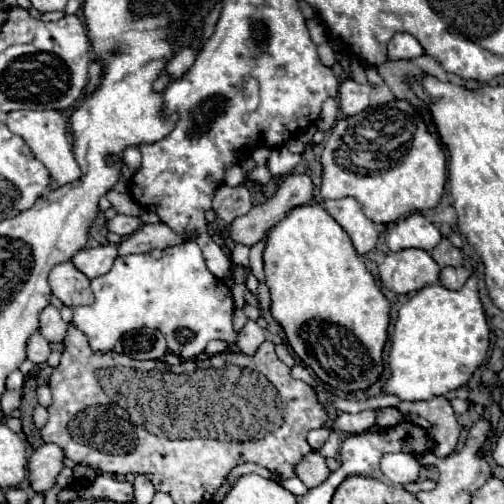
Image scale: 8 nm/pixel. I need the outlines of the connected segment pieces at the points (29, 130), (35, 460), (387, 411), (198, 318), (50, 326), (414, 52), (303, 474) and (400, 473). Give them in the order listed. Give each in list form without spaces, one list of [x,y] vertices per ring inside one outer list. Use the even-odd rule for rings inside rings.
[[[18,110],[18,112],[8,112],[8,122],[6,126],[22,136],[26,140],[26,144],[30,146],[34,158],[38,158],[50,172],[50,176],[54,178],[56,184],[68,184],[80,178],[80,168],[74,160],[74,154],[70,150],[70,142],[66,138],[66,120],[58,110],[42,110],[42,112],[34,112],[34,110]]]
[[[44,444],[28,460],[28,480],[32,488],[40,494],[50,490],[56,482],[56,476],[64,468],[64,452],[58,444]]]
[[[378,408],[376,410],[376,426],[380,428],[390,428],[402,420],[402,414],[398,408]]]
[[[184,242],[180,246],[166,248],[160,258],[152,258],[146,252],[118,256],[108,274],[92,280],[92,292],[96,298],[94,304],[74,308],[74,320],[72,320],[72,324],[86,334],[92,352],[112,352],[118,338],[124,332],[134,330],[134,328],[160,330],[166,336],[170,352],[174,352],[176,356],[180,356],[184,360],[190,360],[198,354],[202,354],[210,340],[226,340],[226,342],[234,344],[238,338],[238,334],[232,328],[232,316],[234,316],[232,292],[222,280],[218,280],[206,268],[202,250],[198,248],[196,242]]]
[[[48,306],[40,314],[40,334],[48,342],[52,342],[52,344],[62,342],[64,336],[66,336],[66,328],[68,328],[68,324],[60,318],[60,312],[54,306]]]
[[[398,32],[392,36],[392,40],[388,42],[388,58],[398,60],[398,58],[418,58],[424,54],[422,44],[418,44],[418,40],[414,36],[410,36],[408,32]]]
[[[310,452],[308,456],[302,458],[302,462],[296,466],[296,476],[308,486],[308,488],[314,488],[318,484],[322,484],[328,476],[330,476],[330,468],[326,466],[326,460],[316,454],[316,452]]]
[[[386,454],[380,462],[382,474],[386,480],[390,480],[392,484],[410,484],[416,482],[420,476],[420,462],[416,462],[416,458],[412,454]]]

